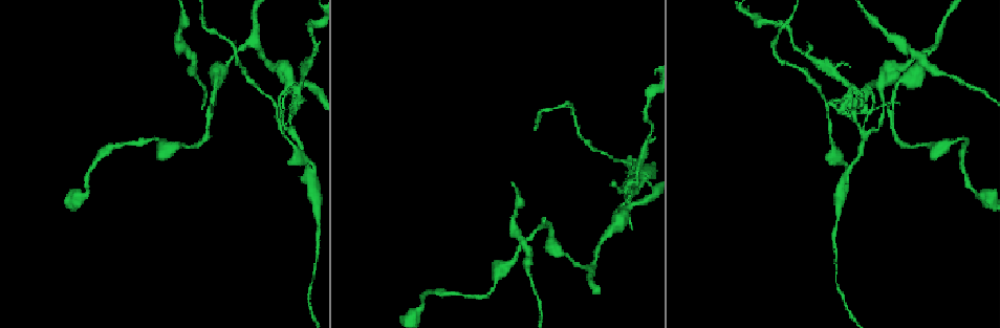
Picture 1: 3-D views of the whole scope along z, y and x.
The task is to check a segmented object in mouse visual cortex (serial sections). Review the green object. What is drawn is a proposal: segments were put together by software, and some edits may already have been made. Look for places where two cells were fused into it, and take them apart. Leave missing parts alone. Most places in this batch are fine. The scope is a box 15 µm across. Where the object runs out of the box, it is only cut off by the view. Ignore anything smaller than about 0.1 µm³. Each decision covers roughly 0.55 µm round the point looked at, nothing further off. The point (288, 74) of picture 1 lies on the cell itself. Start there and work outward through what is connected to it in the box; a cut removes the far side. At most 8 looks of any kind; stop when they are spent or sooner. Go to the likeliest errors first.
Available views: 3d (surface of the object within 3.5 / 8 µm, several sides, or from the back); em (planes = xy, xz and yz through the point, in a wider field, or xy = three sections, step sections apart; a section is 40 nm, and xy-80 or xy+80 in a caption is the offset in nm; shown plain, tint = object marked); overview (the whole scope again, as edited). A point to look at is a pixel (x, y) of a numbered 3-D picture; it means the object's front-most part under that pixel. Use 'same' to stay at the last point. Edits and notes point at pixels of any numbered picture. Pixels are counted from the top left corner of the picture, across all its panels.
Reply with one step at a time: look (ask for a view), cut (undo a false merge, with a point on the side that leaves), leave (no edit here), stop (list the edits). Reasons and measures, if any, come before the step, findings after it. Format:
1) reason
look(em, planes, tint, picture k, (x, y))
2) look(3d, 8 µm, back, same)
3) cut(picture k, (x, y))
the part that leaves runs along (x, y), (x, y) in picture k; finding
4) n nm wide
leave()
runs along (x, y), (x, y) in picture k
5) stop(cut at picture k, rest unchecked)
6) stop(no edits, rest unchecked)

abrupt turn
look(3d, 3.5 µm, picture 1, (870, 112))

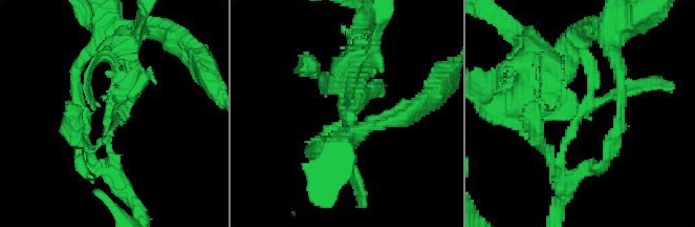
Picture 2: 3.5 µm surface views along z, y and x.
shape alone is not enough
look(em, xy, step 3, tint, picture 2, (348, 109))

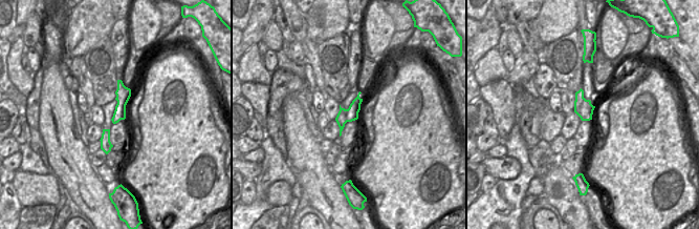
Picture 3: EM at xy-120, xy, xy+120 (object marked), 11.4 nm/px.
cut(picture 2, (586, 63))
the part that leaves runs along (111, 116), (125, 87), (134, 36) in picture 2; two cells meet here

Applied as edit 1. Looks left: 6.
look(overview)

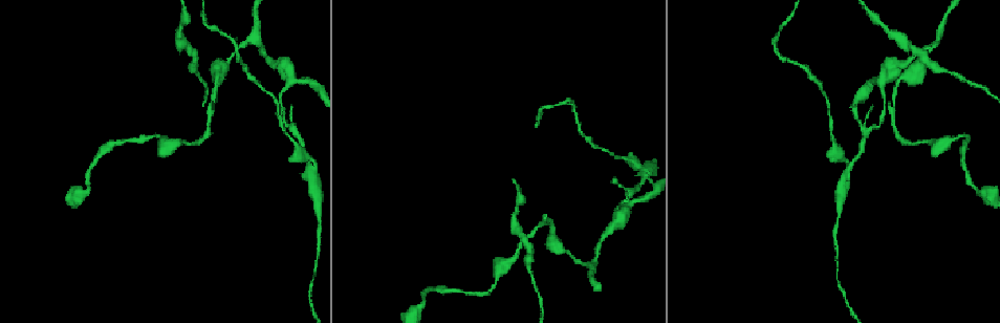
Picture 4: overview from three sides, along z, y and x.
a fork
look(3d, 3.5 µm, back, picture 4, (594, 263))

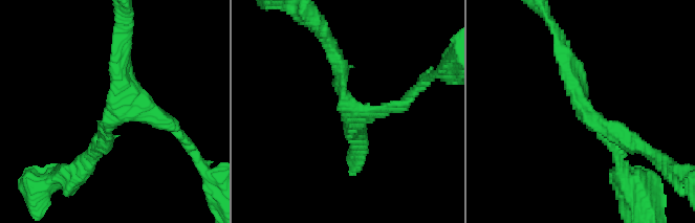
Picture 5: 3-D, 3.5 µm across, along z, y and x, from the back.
3 arms; arms of 200, 200, 250 nm
look(em, planes, tint, picture 5, (580, 107))

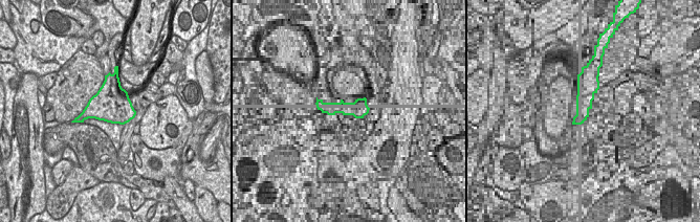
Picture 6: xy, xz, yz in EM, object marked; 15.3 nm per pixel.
leave()
runs along (335, 61), (354, 112), (412, 96) in picture 5; one cell here

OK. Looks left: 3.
sharp bend
look(3d, 8 µm, picture 4, (309, 165))

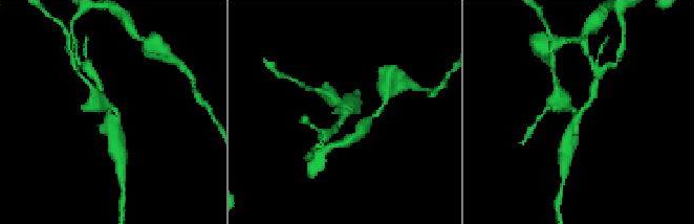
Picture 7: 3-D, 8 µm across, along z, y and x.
look(3d, 3.5 µm, back, picture 7, (577, 116))

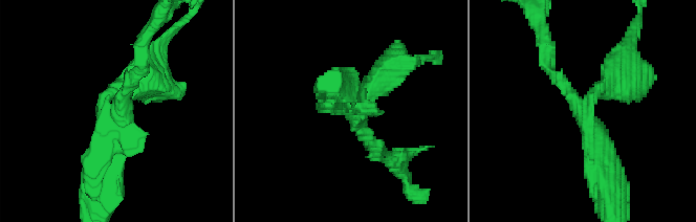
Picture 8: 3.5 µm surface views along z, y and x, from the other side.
3 arms; arms of 200, 400, 400 nm; need the tissue
look(em, xy, step 2, tint, picture 8, (117, 112))

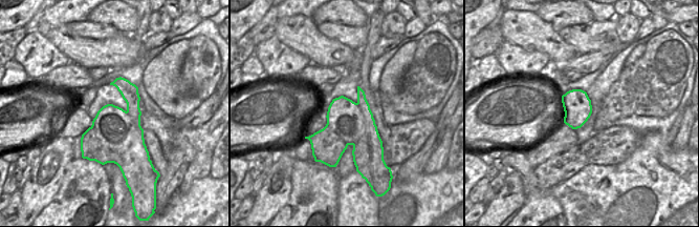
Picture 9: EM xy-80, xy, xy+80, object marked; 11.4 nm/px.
cut(picture 8, (617, 93))
a second cell is stuck on

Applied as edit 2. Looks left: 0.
stop(cut at picture 2, cut at picture 8, rest unchecked)

